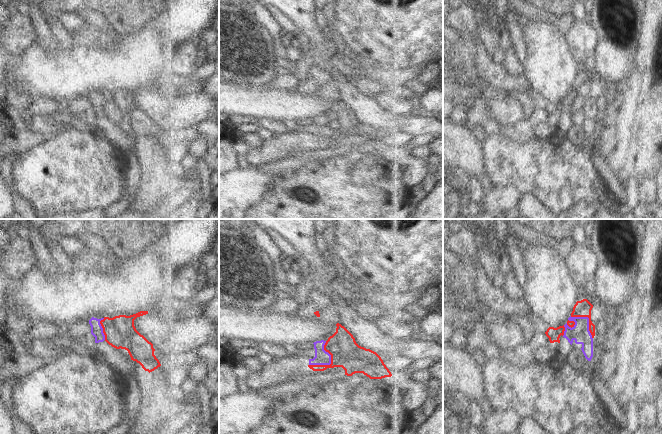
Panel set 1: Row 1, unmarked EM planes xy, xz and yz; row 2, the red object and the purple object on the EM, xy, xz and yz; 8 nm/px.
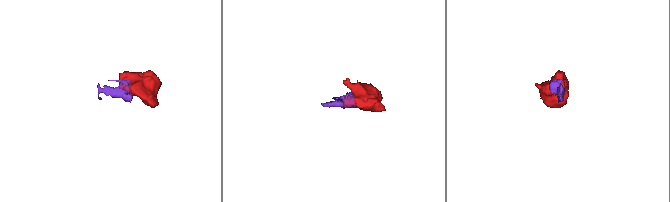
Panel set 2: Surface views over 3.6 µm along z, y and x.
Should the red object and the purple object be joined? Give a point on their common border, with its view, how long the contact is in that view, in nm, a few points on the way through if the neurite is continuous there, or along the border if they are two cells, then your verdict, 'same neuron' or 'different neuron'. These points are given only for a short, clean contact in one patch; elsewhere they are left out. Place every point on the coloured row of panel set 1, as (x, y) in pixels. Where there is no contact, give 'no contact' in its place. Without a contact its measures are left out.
xz (331, 363) | 240 nm | across xz (345, 352), (342, 352), (331, 363), (325, 357), (322, 357) | same neuron

